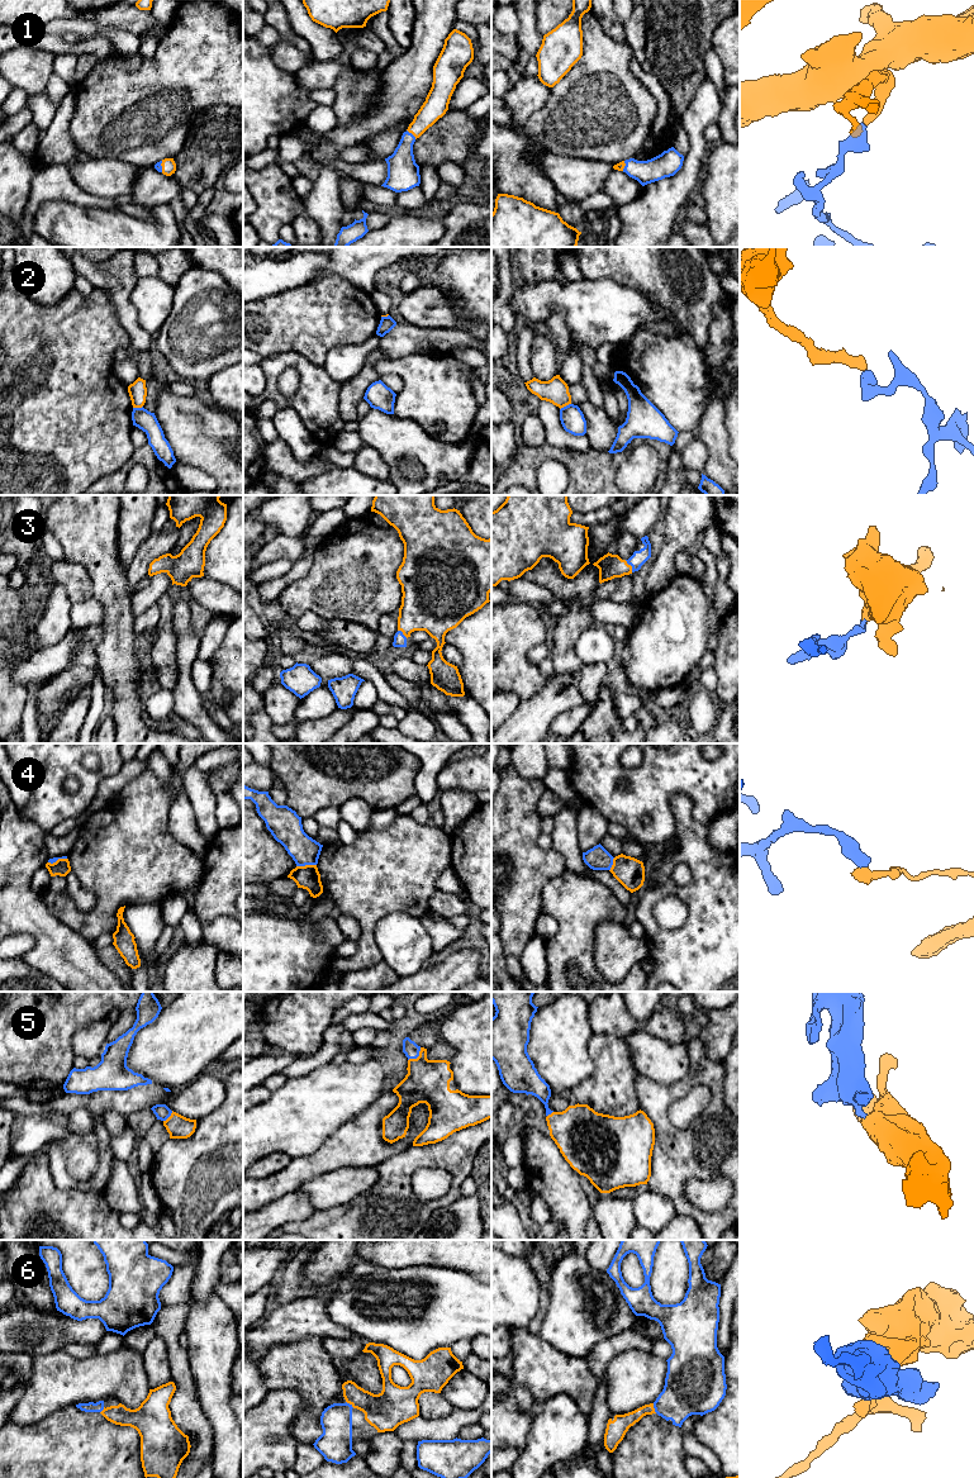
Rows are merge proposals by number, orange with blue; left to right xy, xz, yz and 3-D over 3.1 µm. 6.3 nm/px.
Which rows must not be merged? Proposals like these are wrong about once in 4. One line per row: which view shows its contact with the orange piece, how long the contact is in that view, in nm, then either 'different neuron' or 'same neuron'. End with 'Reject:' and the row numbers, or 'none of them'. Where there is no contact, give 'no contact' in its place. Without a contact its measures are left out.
1: meets orange in xz; contact 90 nm long; same neuron
2: meets orange in yz; contact 80 nm long; different neuron
3: meets orange in yz; contact 90 nm long; same neuron
4: meets orange in xz; contact 130 nm long; different neuron
5: meets orange in xz; contact 120 nm long; same neuron
6: meets orange in yz; contact 70 nm long; same neuron
Reject: 2, 4

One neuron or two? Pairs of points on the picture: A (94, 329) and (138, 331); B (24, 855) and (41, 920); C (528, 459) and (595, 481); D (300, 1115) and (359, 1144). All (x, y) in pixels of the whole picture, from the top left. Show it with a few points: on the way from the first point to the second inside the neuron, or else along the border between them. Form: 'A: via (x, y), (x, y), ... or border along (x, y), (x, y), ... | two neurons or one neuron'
A: border along (112, 304), (115, 317), (128, 334), (132, 346) | two neurons
B: via (22, 871), (22, 901), (24, 903) | one neuron
C: via (545, 455), (562, 455), (579, 465) | one neuron
D: border along (359, 1115), (342, 1124), (313, 1153) | two neurons

